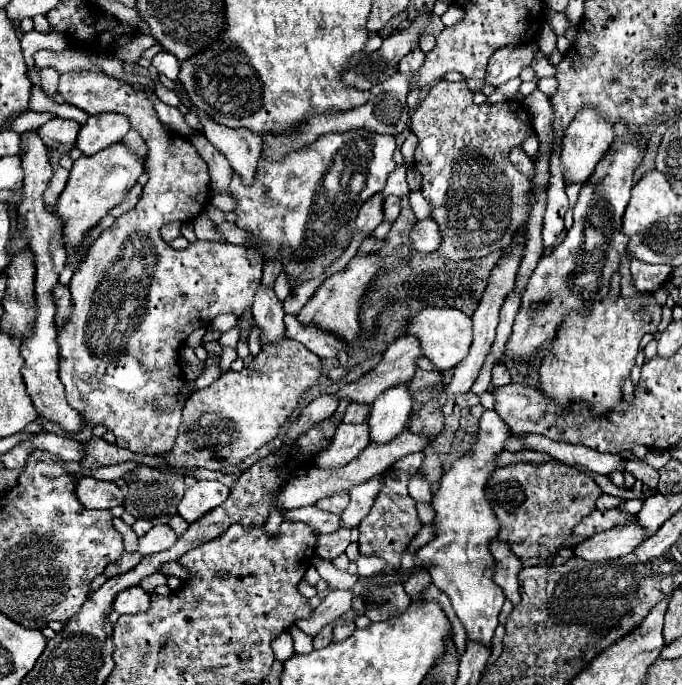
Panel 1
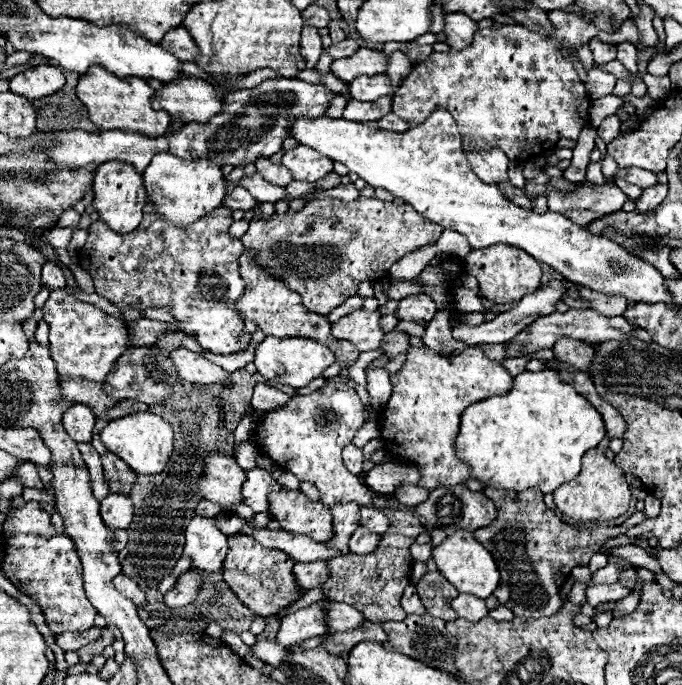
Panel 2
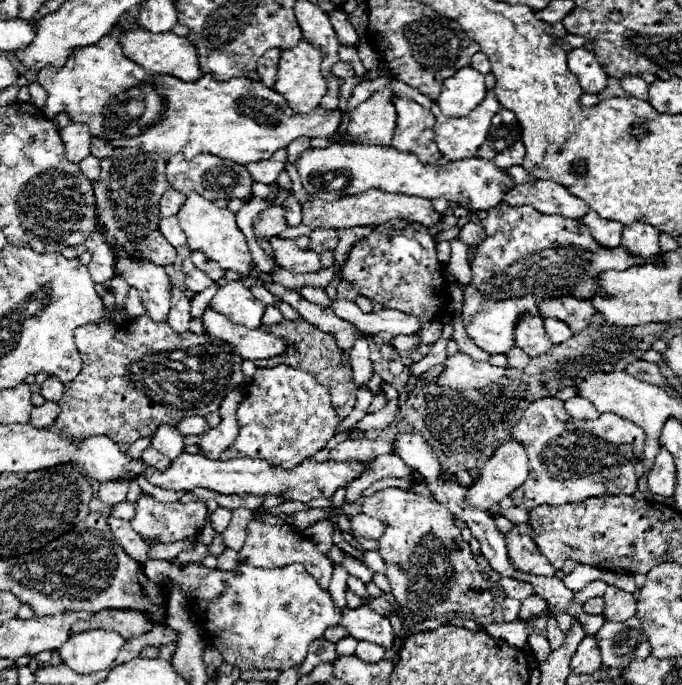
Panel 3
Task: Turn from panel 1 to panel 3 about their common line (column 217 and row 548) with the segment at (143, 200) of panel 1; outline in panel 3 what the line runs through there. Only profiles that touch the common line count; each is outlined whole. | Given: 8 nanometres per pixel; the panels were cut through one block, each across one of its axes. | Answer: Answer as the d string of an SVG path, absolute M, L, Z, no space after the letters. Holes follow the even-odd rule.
M252 520L247 525L246 534L245 544L238 552L242 563L252 564L256 568L280 568L286 564L300 562L306 568L306 572L310 572L314 576L314 580L318 580L318 586L328 590L334 564L328 556L318 552L316 546L308 538L304 538L302 534L298 534L294 530L288 530L286 526L276 526L276 524L272 526L272 524L260 522L260 520Z

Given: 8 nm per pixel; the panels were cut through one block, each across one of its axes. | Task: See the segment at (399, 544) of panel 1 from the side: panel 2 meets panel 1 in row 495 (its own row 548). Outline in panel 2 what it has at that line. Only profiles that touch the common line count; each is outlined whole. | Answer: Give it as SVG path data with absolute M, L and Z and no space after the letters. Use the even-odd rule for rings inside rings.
M390 510L390 528L382 534L380 546L376 552L366 556L354 556L346 554L340 558L328 560L330 566L330 578L324 584L324 596L332 598L336 602L352 604L360 612L364 612L366 620L372 622L388 622L388 620L404 620L406 612L400 606L400 598L404 588L410 584L410 570L412 570L412 556L410 546L418 538L420 532L424 532L424 524L414 516L412 512L404 510Z

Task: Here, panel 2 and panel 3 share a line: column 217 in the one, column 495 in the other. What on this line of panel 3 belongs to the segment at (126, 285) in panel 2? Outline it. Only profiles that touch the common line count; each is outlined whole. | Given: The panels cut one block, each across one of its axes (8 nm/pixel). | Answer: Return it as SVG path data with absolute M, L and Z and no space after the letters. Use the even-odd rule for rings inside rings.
M498 206L488 210L486 218L482 218L482 226L486 230L486 240L476 248L472 260L472 282L464 286L464 306L462 306L462 322L466 326L466 334L474 340L476 346L486 350L488 354L504 354L514 346L514 328L524 314L542 316L538 304L550 298L574 296L578 300L592 300L594 296L606 296L598 284L594 284L594 276L610 268L630 268L632 264L654 264L662 262L664 254L652 258L640 258L626 252L626 248L602 248L590 234L588 226L576 226L576 222L566 220L562 216L542 214L530 206L510 208Z

